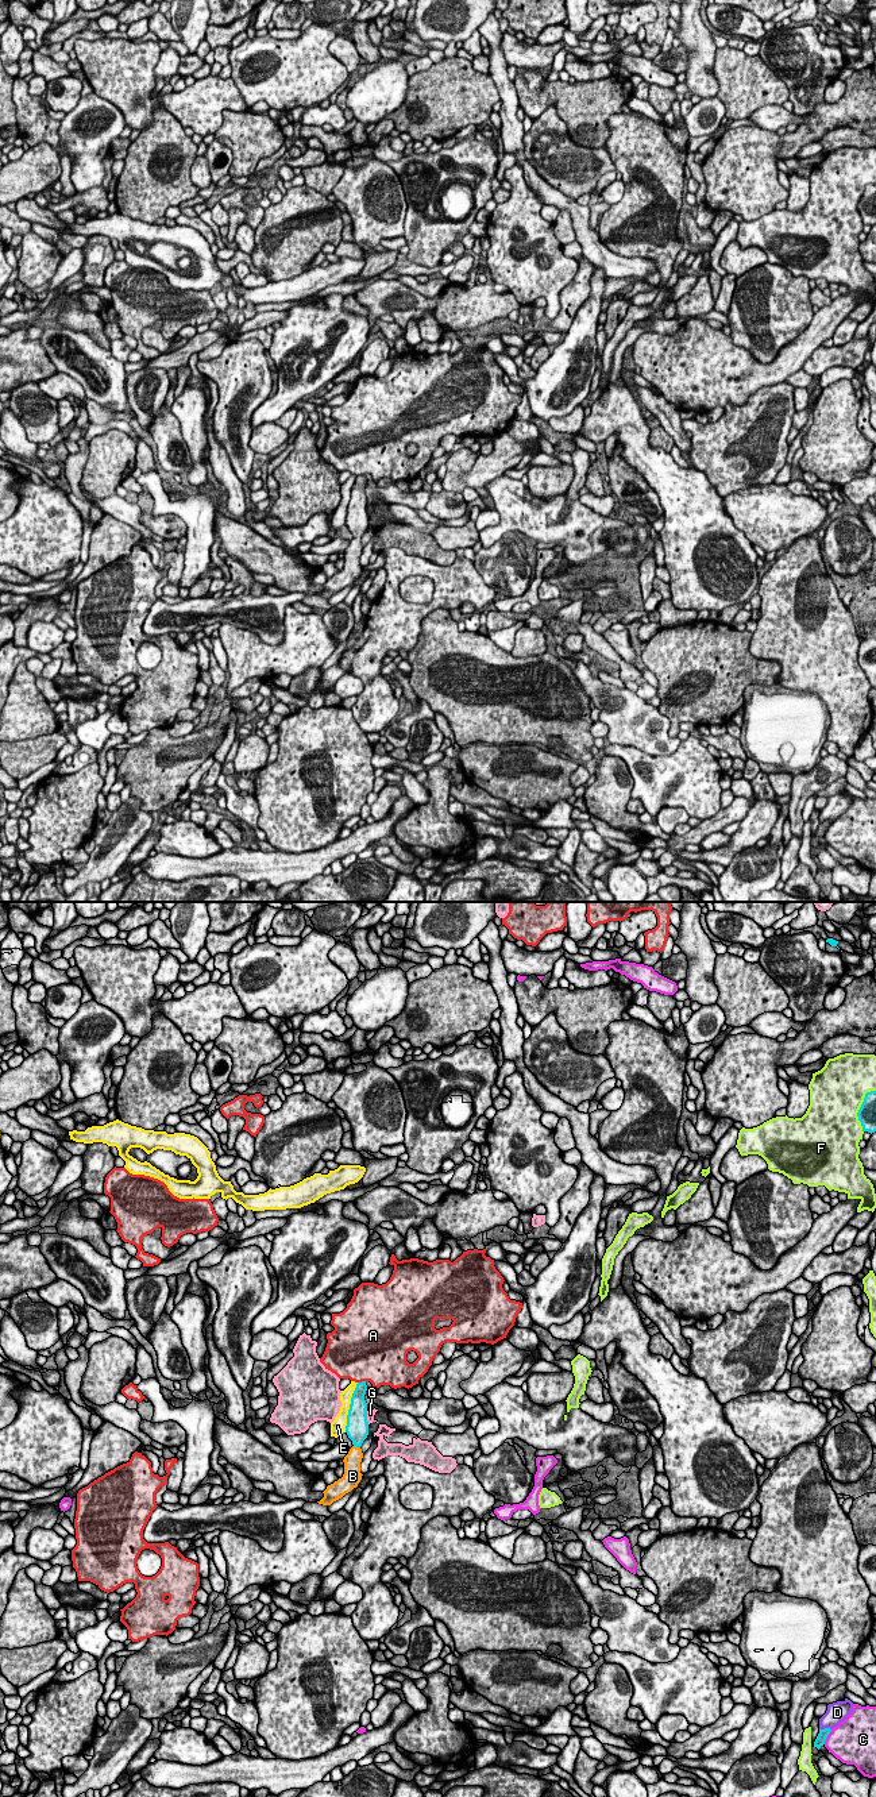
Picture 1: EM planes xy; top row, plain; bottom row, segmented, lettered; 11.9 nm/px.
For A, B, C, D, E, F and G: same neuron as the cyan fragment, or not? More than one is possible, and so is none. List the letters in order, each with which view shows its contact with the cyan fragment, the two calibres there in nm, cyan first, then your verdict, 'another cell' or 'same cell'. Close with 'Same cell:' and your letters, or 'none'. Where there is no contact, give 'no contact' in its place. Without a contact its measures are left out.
A: contact in xy; calibres 170 and 480 nm; another cell
B: contact in xy; calibres 280 and 200 nm; same cell
C: contact in xy; calibres 120 and 460 nm; another cell
D: contact in xy; calibres 120 and 240 nm; another cell
E: contact in xy; calibres 260 and 160 nm; another cell
F: contact in xy; calibres 220 and 480 nm; another cell
G: contact in xy; calibres 280 and 100 nm; another cell
Same cell: B

